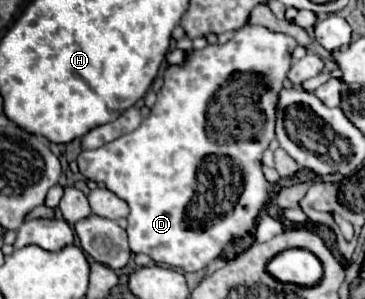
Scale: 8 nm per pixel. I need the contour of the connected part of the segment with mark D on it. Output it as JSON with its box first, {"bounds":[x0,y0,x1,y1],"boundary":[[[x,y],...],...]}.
{"bounds":[77,26,297,272],"boundary":[[[247,26],[247,28],[237,30],[237,34],[223,46],[213,44],[213,46],[205,46],[203,50],[193,50],[193,52],[189,52],[189,62],[185,66],[167,66],[167,70],[163,74],[165,84],[157,92],[157,102],[137,130],[123,134],[121,138],[117,138],[115,142],[109,142],[107,146],[101,146],[97,150],[83,150],[79,154],[79,158],[77,158],[79,172],[93,182],[103,182],[113,194],[117,194],[119,198],[123,198],[129,204],[131,212],[127,216],[127,222],[129,222],[127,234],[129,234],[129,246],[131,246],[133,254],[143,252],[157,264],[169,264],[173,268],[181,268],[183,272],[197,272],[197,270],[203,270],[211,260],[219,258],[223,254],[225,246],[233,238],[247,234],[255,226],[257,214],[263,208],[263,204],[267,202],[267,192],[271,188],[271,184],[263,178],[263,172],[261,172],[261,154],[263,154],[263,150],[267,150],[269,142],[275,138],[275,102],[277,102],[279,90],[283,88],[287,70],[291,66],[291,54],[293,54],[295,46],[297,46],[295,38],[291,38],[287,34],[275,34],[263,26]]]}

